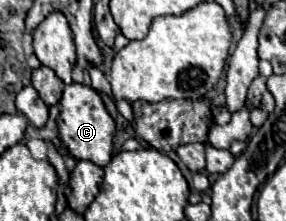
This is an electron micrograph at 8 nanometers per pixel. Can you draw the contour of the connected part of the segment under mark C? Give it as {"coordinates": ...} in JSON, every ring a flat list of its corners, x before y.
{"coordinates":[[72,82,70,86,66,86,66,90,60,98,58,130,60,130,60,140,62,140,64,148,76,160,90,160,98,166,106,166,112,160,116,124,114,124,114,118,108,114,100,94,92,86,78,84,78,82]]}

